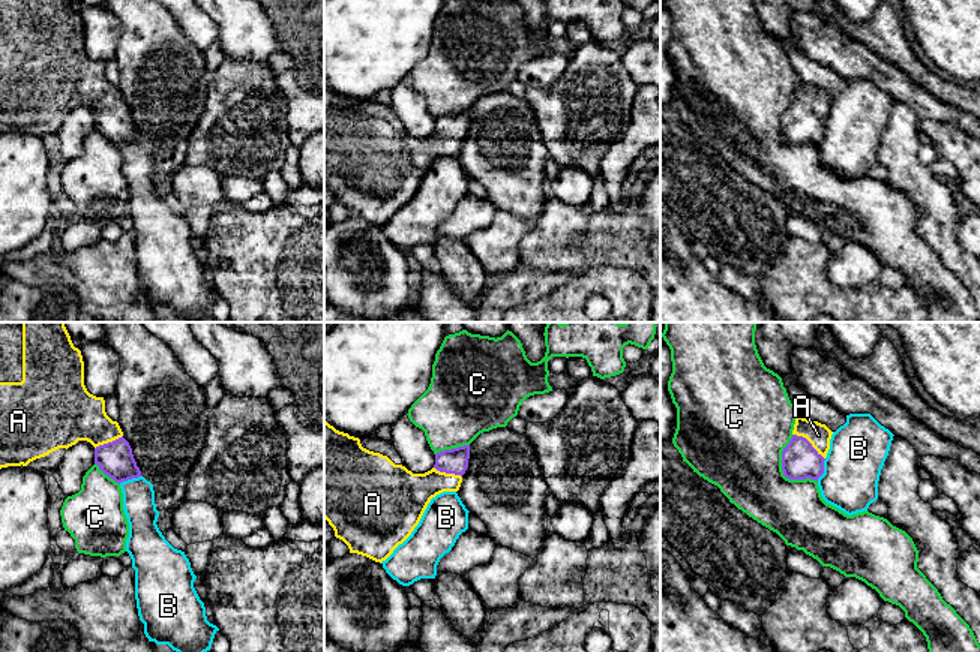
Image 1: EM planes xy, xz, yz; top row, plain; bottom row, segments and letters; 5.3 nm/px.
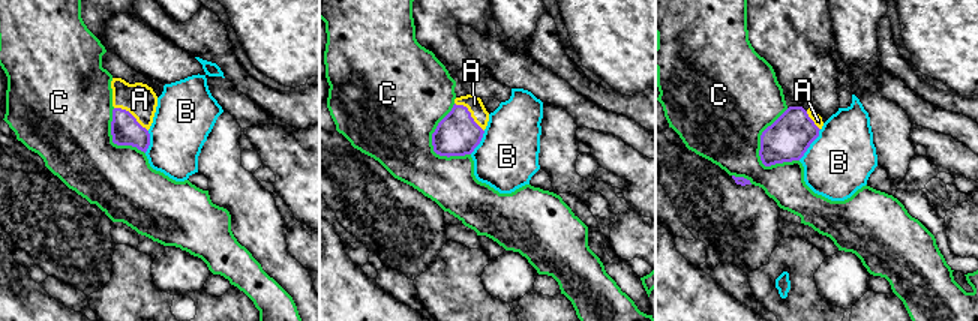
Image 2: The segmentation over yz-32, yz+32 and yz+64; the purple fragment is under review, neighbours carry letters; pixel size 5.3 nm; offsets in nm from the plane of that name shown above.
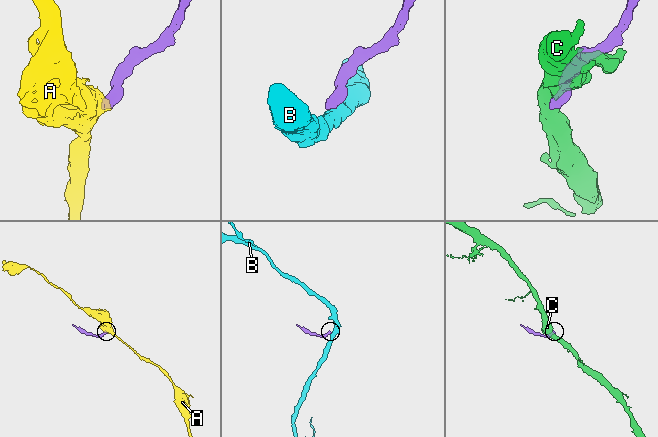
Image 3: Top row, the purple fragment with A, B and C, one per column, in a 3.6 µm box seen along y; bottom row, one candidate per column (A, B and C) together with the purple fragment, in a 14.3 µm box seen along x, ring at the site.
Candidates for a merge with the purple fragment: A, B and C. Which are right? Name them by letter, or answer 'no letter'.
A

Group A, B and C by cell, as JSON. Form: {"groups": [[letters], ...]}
{"groups": [["A"], ["B"], ["C"]]}

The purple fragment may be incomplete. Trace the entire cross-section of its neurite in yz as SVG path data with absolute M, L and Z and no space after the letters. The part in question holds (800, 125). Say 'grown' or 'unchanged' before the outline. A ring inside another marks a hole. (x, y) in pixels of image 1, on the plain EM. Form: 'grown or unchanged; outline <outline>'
grown; outline M797 79L792 102L782 115L782 135L789 144L815 144L824 138L824 124L833 96L818 85Z

